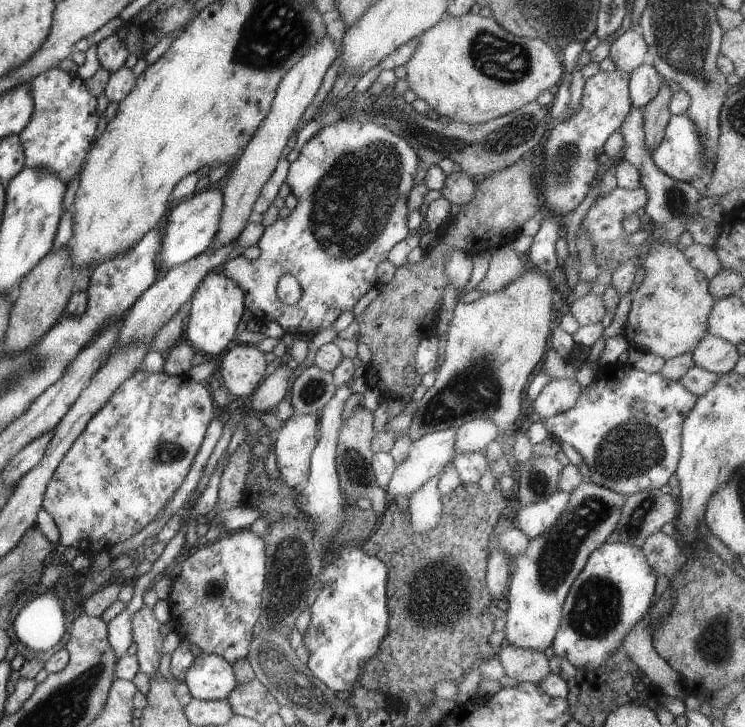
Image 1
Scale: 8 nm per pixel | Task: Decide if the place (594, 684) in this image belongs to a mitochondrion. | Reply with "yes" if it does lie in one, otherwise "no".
no

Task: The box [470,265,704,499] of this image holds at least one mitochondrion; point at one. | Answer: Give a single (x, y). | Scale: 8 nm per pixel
(630, 451)

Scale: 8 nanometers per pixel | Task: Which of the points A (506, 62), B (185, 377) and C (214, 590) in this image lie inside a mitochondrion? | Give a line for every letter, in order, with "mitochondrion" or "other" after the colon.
A: mitochondrion
B: other
C: mitochondrion

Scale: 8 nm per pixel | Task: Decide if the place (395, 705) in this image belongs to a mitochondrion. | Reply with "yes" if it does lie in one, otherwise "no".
no

